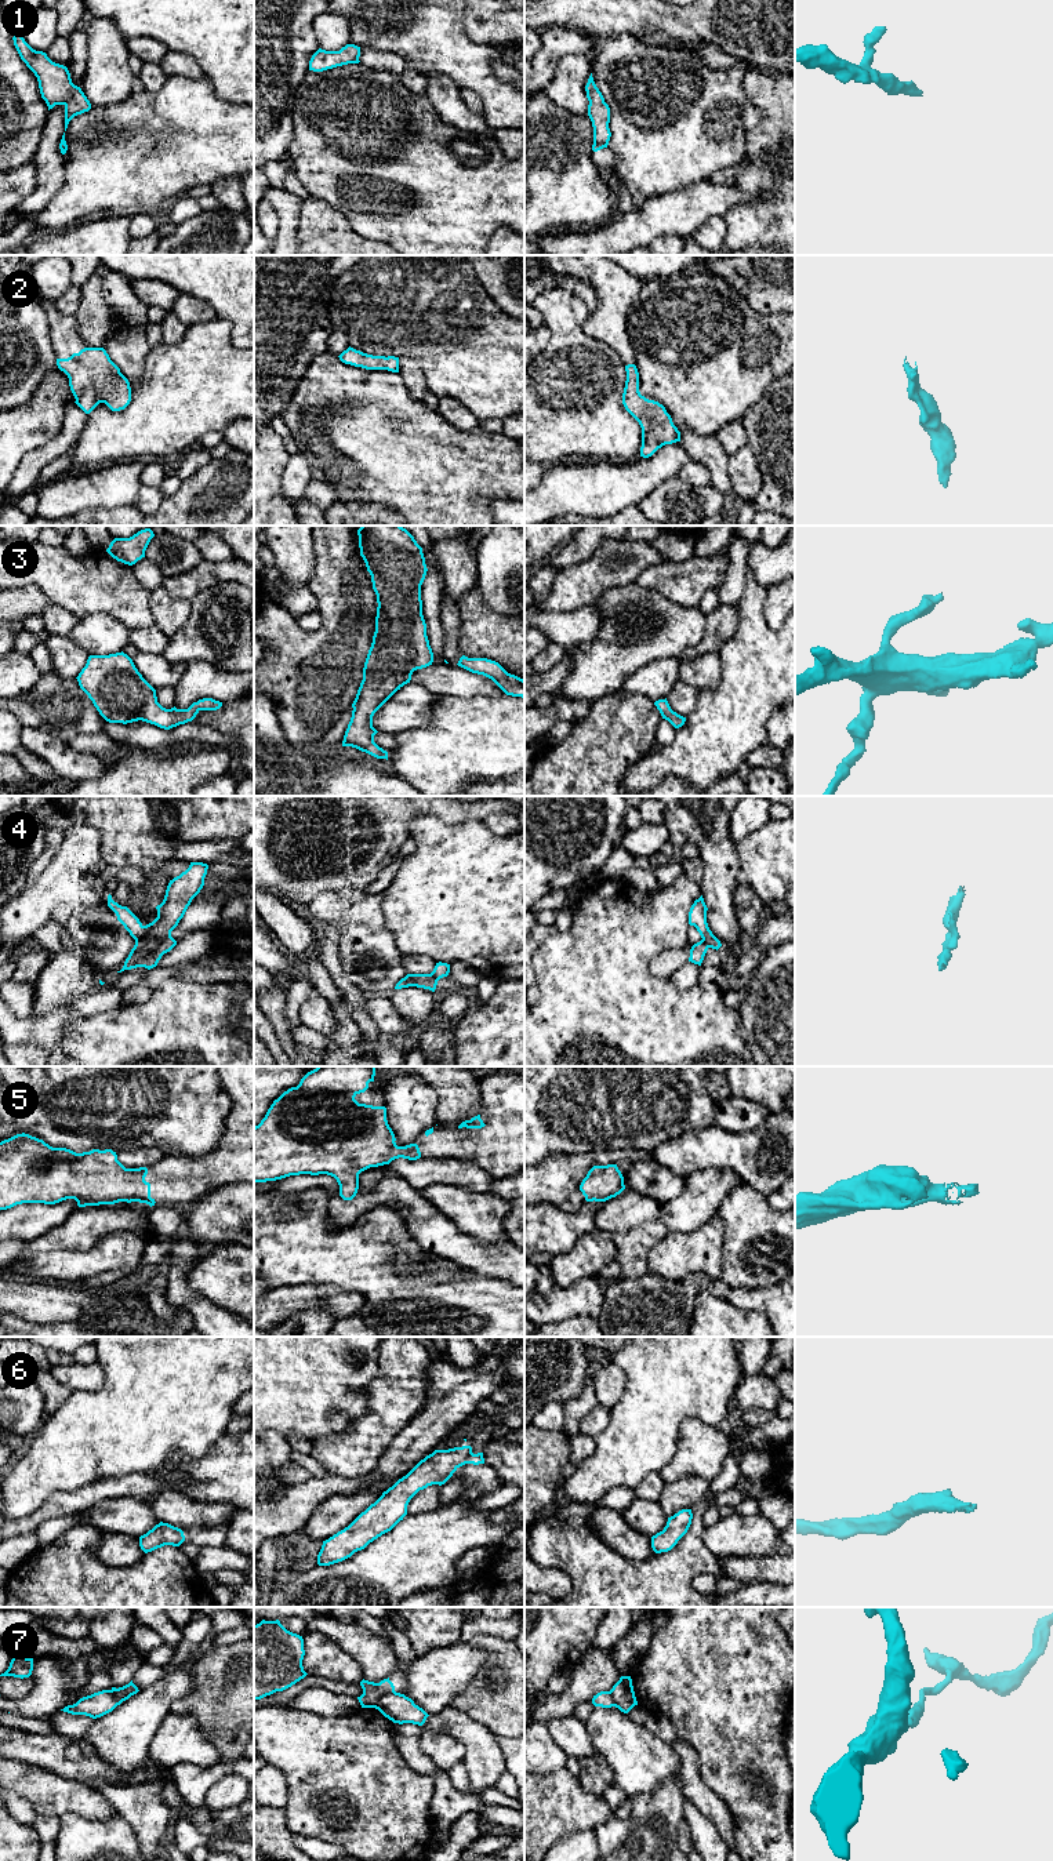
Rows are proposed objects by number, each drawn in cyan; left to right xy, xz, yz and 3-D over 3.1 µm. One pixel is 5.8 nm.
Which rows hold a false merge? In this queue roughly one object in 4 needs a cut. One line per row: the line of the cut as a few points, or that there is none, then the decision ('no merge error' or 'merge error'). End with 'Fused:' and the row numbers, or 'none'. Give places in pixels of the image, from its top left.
1: no cut | no merge error
2: no cut | no merge error
3: no cut | no merge error
4: xy (170, 936), (133, 964), (123, 969) | merge error
5: no cut | no merge error
6: no cut | no merge error
7: xz (395, 1692), (387, 1693), (374, 1707) | merge error
Fused: 4, 7

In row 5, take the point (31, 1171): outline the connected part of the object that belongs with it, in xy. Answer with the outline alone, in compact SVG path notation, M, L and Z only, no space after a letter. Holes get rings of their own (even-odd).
M17 1134L0 1142L0 1210L22 1203L55 1204L75 1199L79 1207L139 1202L150 1207L150 1184L145 1181L146 1167L126 1168L112 1149L92 1149L76 1153L52 1148L29 1134Z

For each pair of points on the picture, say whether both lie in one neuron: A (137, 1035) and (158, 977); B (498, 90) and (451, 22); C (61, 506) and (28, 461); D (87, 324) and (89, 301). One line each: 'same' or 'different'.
A: different
B: same
C: different
D: same

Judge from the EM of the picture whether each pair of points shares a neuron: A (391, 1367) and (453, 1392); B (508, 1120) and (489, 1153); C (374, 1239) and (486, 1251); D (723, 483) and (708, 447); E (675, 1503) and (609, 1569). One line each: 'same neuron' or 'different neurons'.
A: different neurons
B: same neuron
C: different neurons
D: same neuron
E: different neurons

